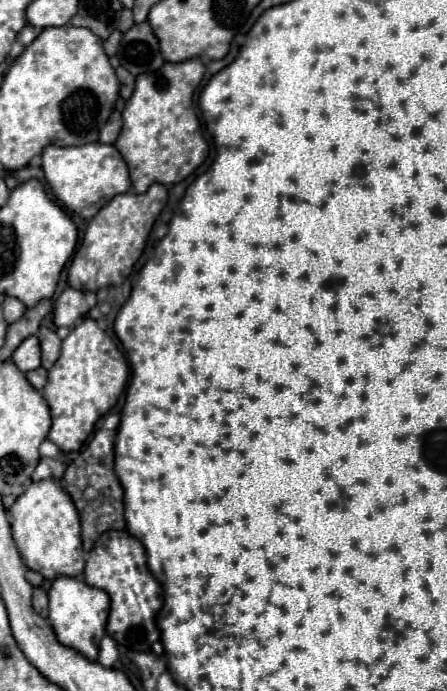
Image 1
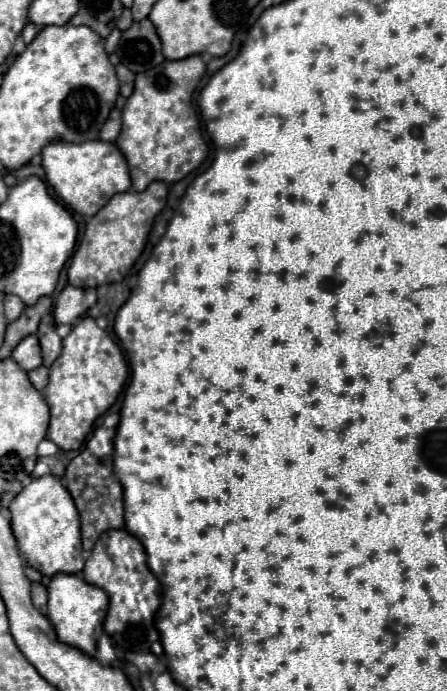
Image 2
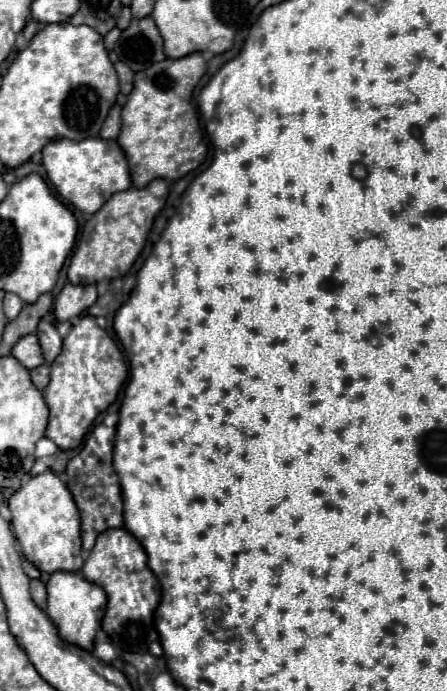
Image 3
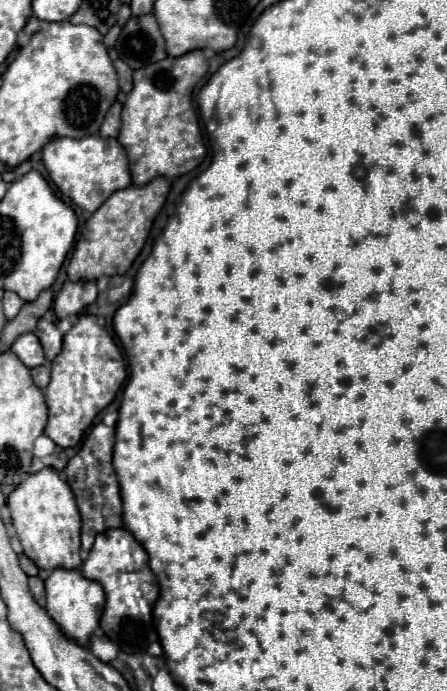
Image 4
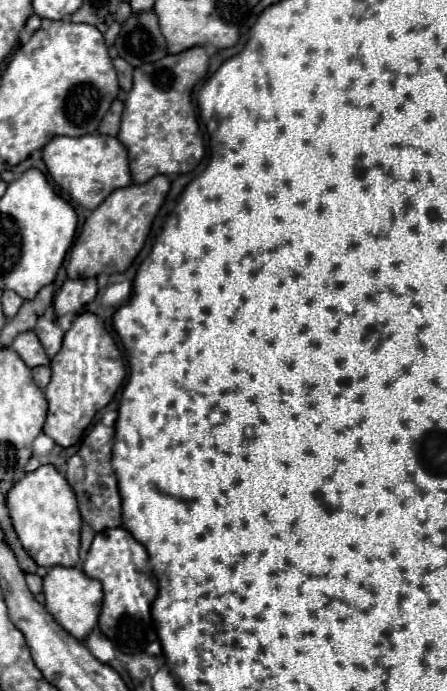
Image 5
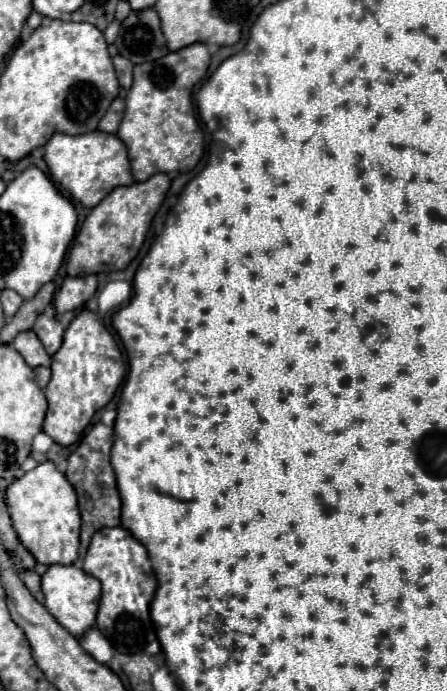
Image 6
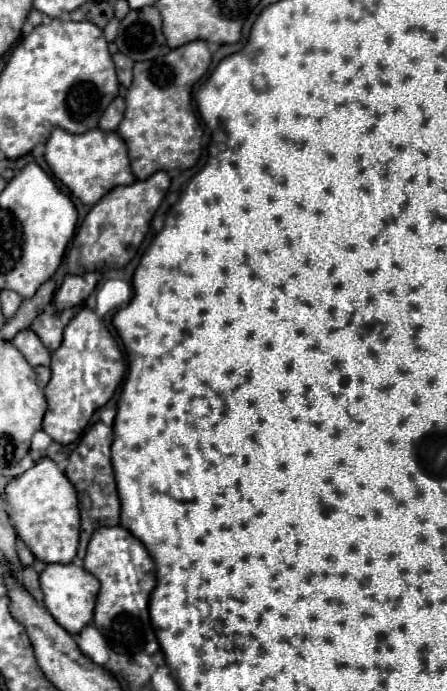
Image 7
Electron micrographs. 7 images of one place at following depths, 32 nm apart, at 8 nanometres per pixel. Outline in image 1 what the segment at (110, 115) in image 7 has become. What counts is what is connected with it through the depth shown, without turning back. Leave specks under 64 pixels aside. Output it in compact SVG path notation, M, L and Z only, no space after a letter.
M112 112L112 116L108 118L108 122L104 124L104 128L100 130L100 142L102 144L114 144L116 142L116 136L120 134L120 128L122 128L122 116L120 112Z

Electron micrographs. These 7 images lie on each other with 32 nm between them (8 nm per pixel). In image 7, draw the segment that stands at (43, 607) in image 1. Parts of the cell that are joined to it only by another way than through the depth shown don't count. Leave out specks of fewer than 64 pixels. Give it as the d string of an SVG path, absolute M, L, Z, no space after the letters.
M30 566L22 568L22 584L38 602L42 602L44 596L42 596L42 590L40 590L40 578L38 578L38 572L34 568L30 568Z

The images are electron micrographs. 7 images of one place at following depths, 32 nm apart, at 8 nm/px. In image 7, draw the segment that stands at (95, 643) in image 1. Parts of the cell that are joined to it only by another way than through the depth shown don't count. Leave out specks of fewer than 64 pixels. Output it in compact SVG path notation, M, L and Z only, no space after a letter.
M78 562L72 564L48 564L40 574L40 586L44 592L44 606L56 618L56 622L70 634L80 634L88 624L92 624L96 596L100 592L100 582L86 572Z

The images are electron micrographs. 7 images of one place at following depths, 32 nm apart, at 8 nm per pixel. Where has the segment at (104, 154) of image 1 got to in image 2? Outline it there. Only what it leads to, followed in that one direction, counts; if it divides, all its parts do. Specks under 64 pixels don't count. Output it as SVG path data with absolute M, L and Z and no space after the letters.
M92 140L84 144L52 142L42 150L42 166L48 184L54 188L56 196L82 216L94 216L114 194L132 188L128 164L122 152L112 142Z

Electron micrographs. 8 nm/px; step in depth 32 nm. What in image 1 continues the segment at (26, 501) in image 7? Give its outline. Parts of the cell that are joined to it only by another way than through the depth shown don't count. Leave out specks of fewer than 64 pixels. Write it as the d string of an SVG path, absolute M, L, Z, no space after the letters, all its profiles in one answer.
M54 478L32 482L10 508L10 516L12 516L12 538L30 570L44 574L44 578L48 580L56 576L76 578L78 574L84 572L86 558L80 540L80 518L76 506L72 504L72 498Z

